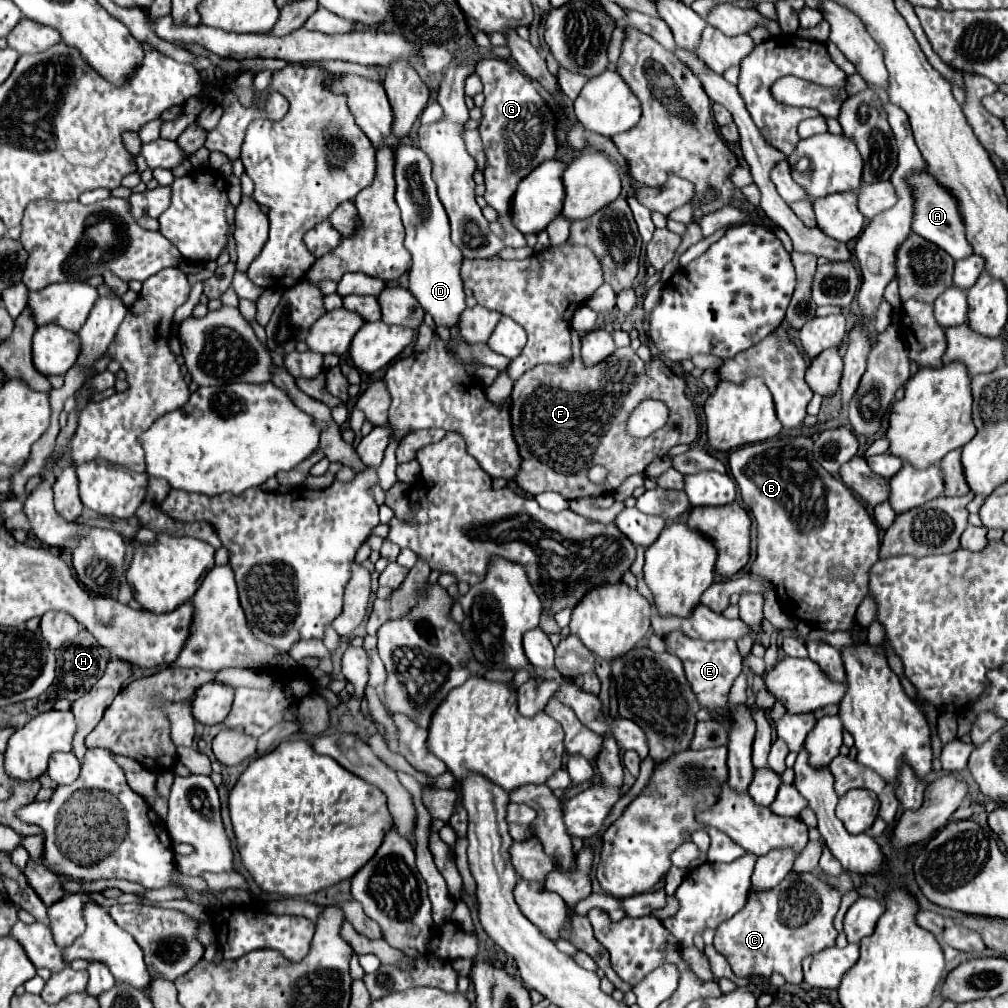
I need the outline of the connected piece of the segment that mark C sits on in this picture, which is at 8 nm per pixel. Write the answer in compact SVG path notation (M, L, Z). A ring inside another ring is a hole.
M788 873L778 887L750 895L742 911L718 925L714 947L726 957L736 977L780 973L788 983L802 983L802 959L812 951L834 945L836 929L832 919L840 907L842 895L822 883L814 873Z

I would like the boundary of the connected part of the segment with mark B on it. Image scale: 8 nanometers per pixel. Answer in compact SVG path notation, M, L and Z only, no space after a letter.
M780 437L780 439L768 439L768 441L762 441L762 443L754 443L754 445L744 445L736 451L730 453L730 471L740 487L740 495L744 499L744 503L748 505L748 509L752 511L754 519L756 519L756 525L758 525L758 537L756 537L756 543L758 543L758 551L756 551L756 559L750 567L750 573L752 575L758 575L758 577L766 577L772 581L776 593L778 593L778 599L780 599L780 605L782 609L786 611L786 615L798 619L798 621L805 621L812 627L822 629L825 631L844 631L848 632L848 629L854 625L854 615L856 615L856 609L858 605L862 603L862 599L866 597L866 583L868 583L868 571L872 567L874 561L878 561L878 551L880 551L880 539L878 539L878 527L874 525L874 521L870 519L864 503L834 475L830 475L828 471L822 471L822 465L814 459L814 453L812 453L812 439L810 437Z

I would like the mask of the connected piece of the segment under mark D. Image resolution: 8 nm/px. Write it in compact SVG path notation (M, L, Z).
M396 147L396 203L402 211L406 229L406 249L412 253L412 267L408 271L408 289L418 303L428 311L436 325L458 327L460 315L466 309L464 285L460 279L462 253L450 239L448 215L436 195L436 183L430 175L430 159L416 147Z

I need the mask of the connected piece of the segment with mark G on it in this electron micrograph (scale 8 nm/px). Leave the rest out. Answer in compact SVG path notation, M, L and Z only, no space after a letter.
M480 59L476 65L476 73L484 83L486 103L482 107L482 123L480 137L486 153L486 193L484 199L490 207L494 207L500 215L500 223L506 231L506 247L524 247L524 235L510 221L510 203L518 189L518 183L534 171L540 163L554 159L556 153L556 137L554 137L554 113L542 101L532 81L502 59Z

